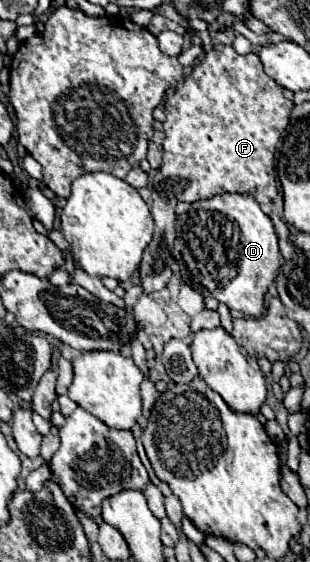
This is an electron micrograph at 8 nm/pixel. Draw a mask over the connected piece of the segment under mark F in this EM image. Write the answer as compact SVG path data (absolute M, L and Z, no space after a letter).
M215 45L205 59L193 69L193 73L177 85L173 95L165 99L165 141L163 141L163 165L153 177L153 205L151 215L155 219L155 235L143 251L139 267L141 285L145 293L163 289L171 279L171 267L165 261L171 257L169 249L175 241L175 205L179 201L201 201L221 193L247 193L257 203L271 203L277 197L275 181L275 143L289 125L293 101L283 97L283 89L263 71L261 59L255 53L239 55L231 45Z

